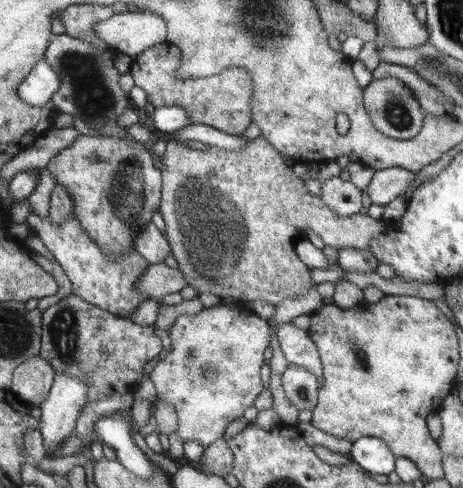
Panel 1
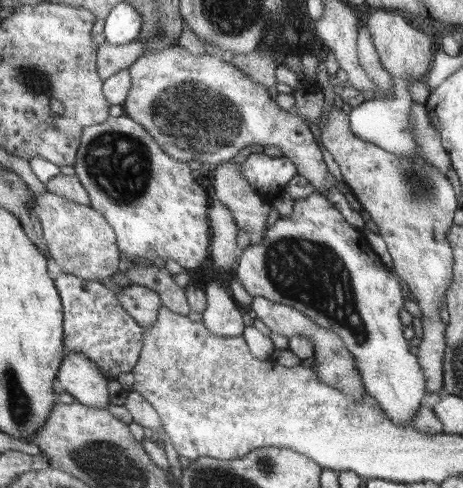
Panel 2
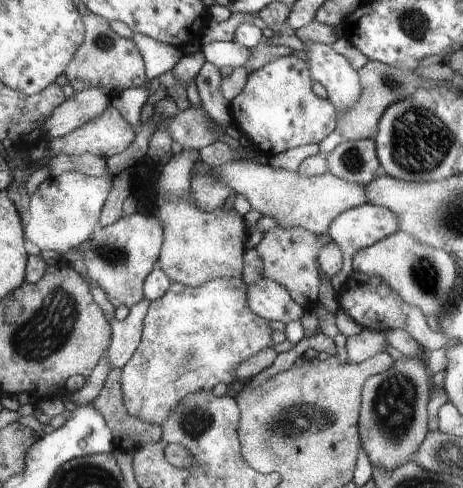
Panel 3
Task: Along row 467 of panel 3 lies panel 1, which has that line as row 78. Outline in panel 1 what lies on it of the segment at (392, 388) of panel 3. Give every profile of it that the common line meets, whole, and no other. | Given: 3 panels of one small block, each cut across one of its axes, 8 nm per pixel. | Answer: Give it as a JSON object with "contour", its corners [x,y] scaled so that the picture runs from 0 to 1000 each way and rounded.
{"contour":[[[832,156],[832,160],[801,160],[788,176],[788,234],[797,234],[806,258],[849,287],[888,287],[905,275],[918,242],[918,225],[905,221],[901,201],[892,197],[888,180],[879,180],[862,160]]]}

